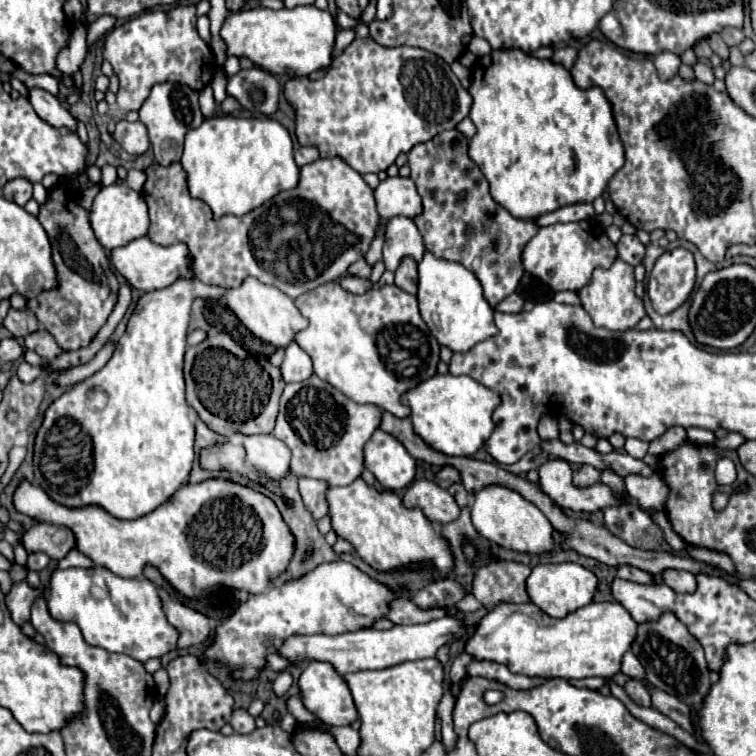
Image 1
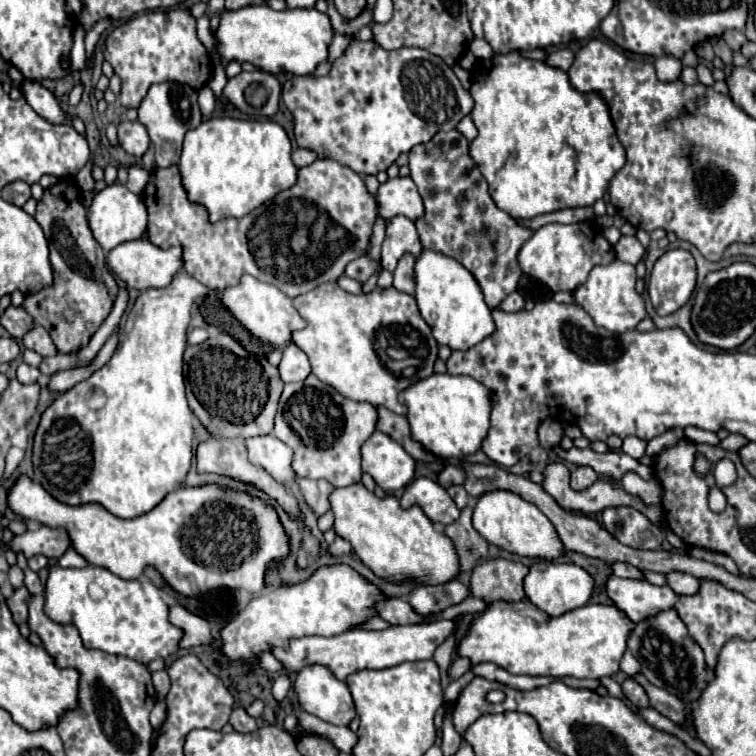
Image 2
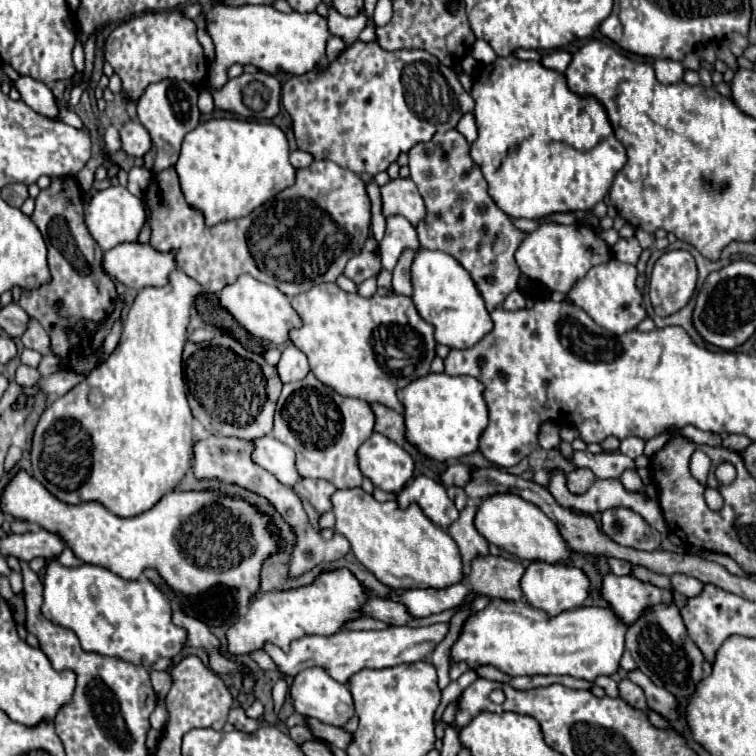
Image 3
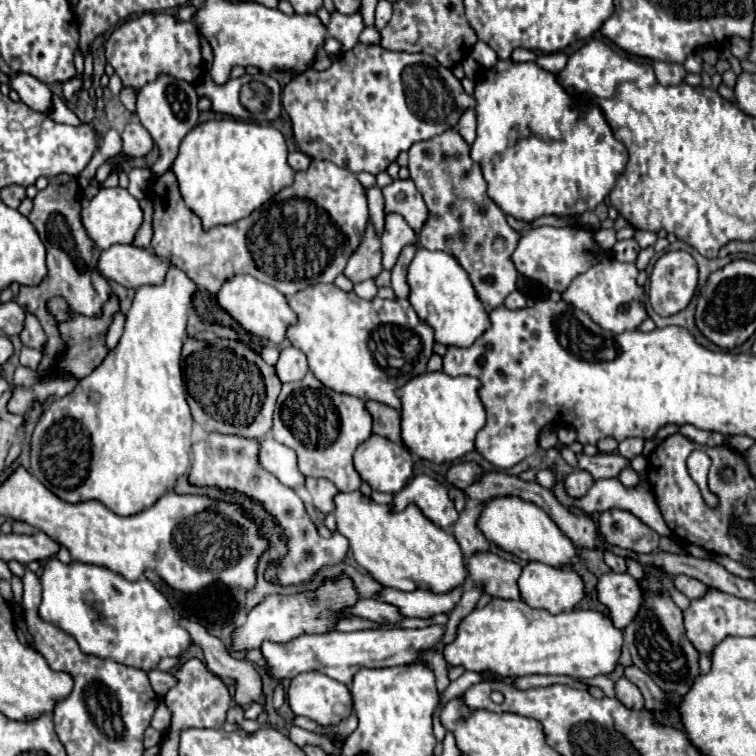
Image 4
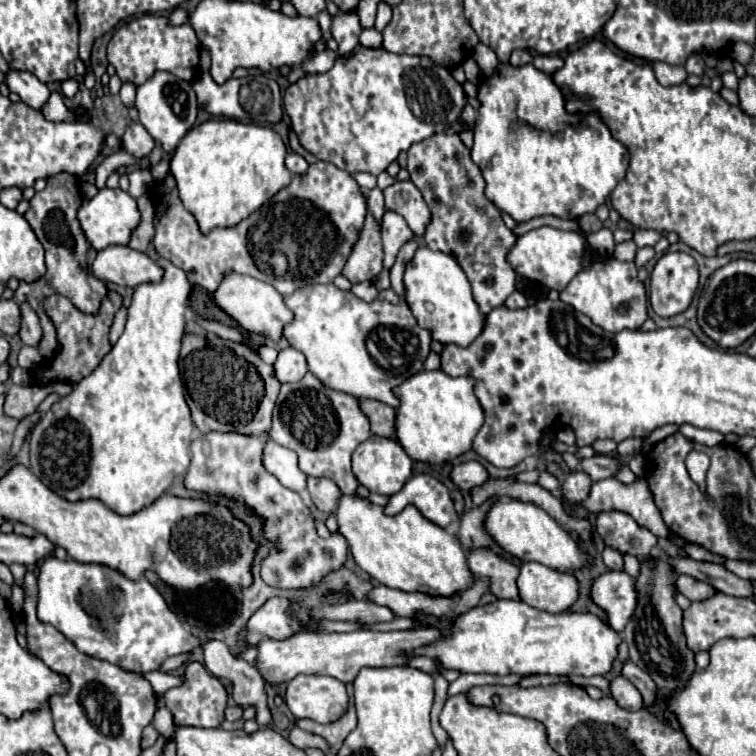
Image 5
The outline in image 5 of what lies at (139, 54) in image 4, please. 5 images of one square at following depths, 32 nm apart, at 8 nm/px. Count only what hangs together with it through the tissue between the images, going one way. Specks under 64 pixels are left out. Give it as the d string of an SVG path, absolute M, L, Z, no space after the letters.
M144 14L140 18L132 18L114 32L108 44L108 60L116 68L120 80L132 82L136 86L152 78L156 70L172 72L182 80L192 80L200 68L200 48L190 24L170 26L166 16Z

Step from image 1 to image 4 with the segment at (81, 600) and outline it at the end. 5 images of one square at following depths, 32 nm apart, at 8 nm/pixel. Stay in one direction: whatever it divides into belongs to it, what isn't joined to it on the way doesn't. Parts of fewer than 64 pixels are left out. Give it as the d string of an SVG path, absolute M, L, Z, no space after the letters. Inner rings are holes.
M52 556L42 566L40 586L40 618L68 632L80 644L84 654L116 660L118 664L150 672L162 658L178 656L192 646L188 630L178 624L168 600L144 576L138 582L128 582L104 566L82 562L64 564ZM100 594L110 596L110 618L104 618L96 604Z

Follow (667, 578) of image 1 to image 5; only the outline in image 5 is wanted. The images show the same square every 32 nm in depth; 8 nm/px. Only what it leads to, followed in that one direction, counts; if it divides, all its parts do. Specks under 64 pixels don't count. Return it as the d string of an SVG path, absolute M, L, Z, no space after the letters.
M680 574L676 580L676 588L680 594L684 594L690 602L696 600L708 600L708 596L712 596L712 592L716 592L716 588L712 588L710 584L704 584L692 576Z

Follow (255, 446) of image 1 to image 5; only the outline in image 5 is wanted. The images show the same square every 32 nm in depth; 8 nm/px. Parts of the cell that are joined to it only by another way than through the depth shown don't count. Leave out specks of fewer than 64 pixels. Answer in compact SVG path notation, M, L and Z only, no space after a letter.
M270 440L264 448L264 468L290 490L302 492L306 488L306 476L298 468L296 452L276 444L274 440Z

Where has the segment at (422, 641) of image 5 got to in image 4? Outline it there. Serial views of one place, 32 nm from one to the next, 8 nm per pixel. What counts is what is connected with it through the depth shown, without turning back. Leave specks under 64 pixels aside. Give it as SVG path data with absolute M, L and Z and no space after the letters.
M428 626L418 630L358 630L358 632L326 632L326 634L302 634L286 644L266 640L260 652L266 660L266 674L276 680L292 680L302 672L324 672L326 676L350 684L360 668L390 668L400 664L412 664L420 652L434 648L444 636L442 626Z

